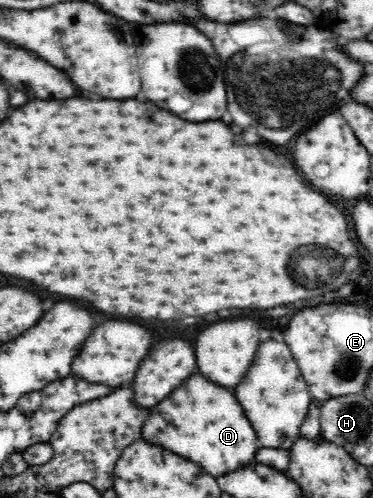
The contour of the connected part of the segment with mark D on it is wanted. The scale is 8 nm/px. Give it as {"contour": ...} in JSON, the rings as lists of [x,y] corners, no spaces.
{"contour":[[[193,375],[183,383],[183,387],[177,387],[175,393],[171,393],[163,403],[150,408],[150,414],[141,429],[143,440],[151,444],[159,444],[163,449],[173,452],[191,462],[201,466],[209,475],[217,478],[219,475],[241,469],[243,466],[254,464],[259,447],[255,445],[255,431],[251,423],[247,421],[241,405],[237,403],[235,395],[229,393],[225,387],[209,383],[201,375]]]}

